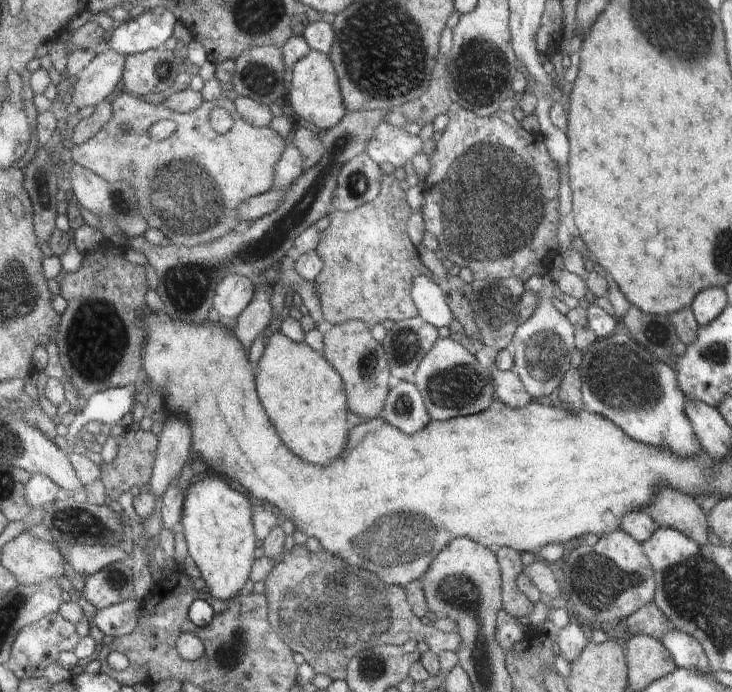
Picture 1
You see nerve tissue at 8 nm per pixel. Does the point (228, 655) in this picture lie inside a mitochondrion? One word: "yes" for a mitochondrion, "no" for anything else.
yes

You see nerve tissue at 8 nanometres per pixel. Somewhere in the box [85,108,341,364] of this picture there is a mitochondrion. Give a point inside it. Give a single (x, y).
(180, 199)

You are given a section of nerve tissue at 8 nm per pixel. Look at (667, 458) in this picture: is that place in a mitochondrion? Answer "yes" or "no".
no

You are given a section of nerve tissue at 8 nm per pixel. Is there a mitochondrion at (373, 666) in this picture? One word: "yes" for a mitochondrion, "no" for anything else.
yes

